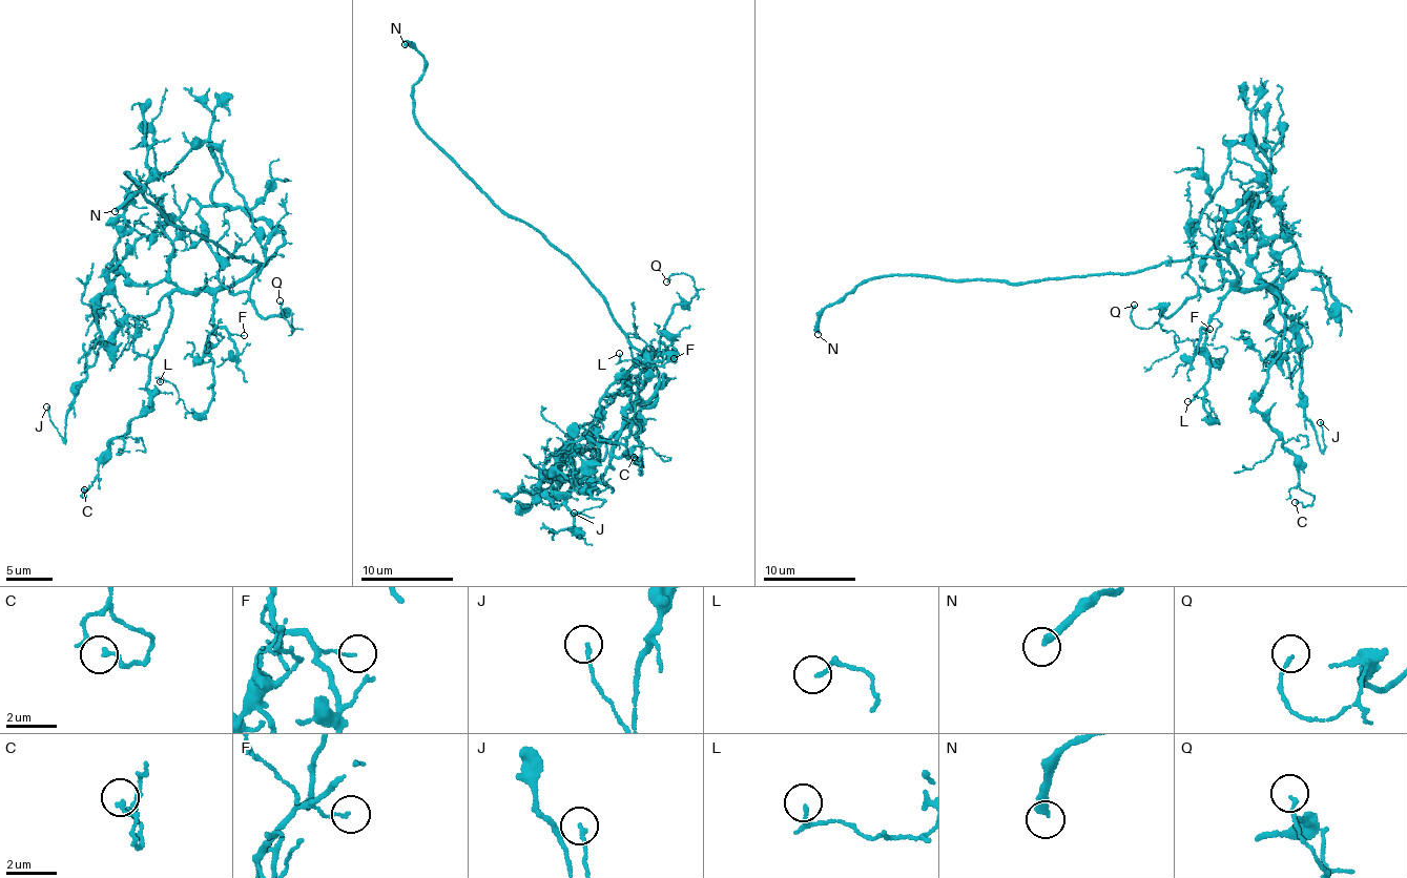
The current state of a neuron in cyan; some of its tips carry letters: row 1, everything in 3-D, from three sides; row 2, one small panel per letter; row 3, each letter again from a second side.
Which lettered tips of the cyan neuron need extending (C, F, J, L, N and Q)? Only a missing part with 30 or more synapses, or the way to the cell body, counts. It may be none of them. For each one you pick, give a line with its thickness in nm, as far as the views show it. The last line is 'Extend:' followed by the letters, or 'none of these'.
N: 320 nm thick
Extend: N

